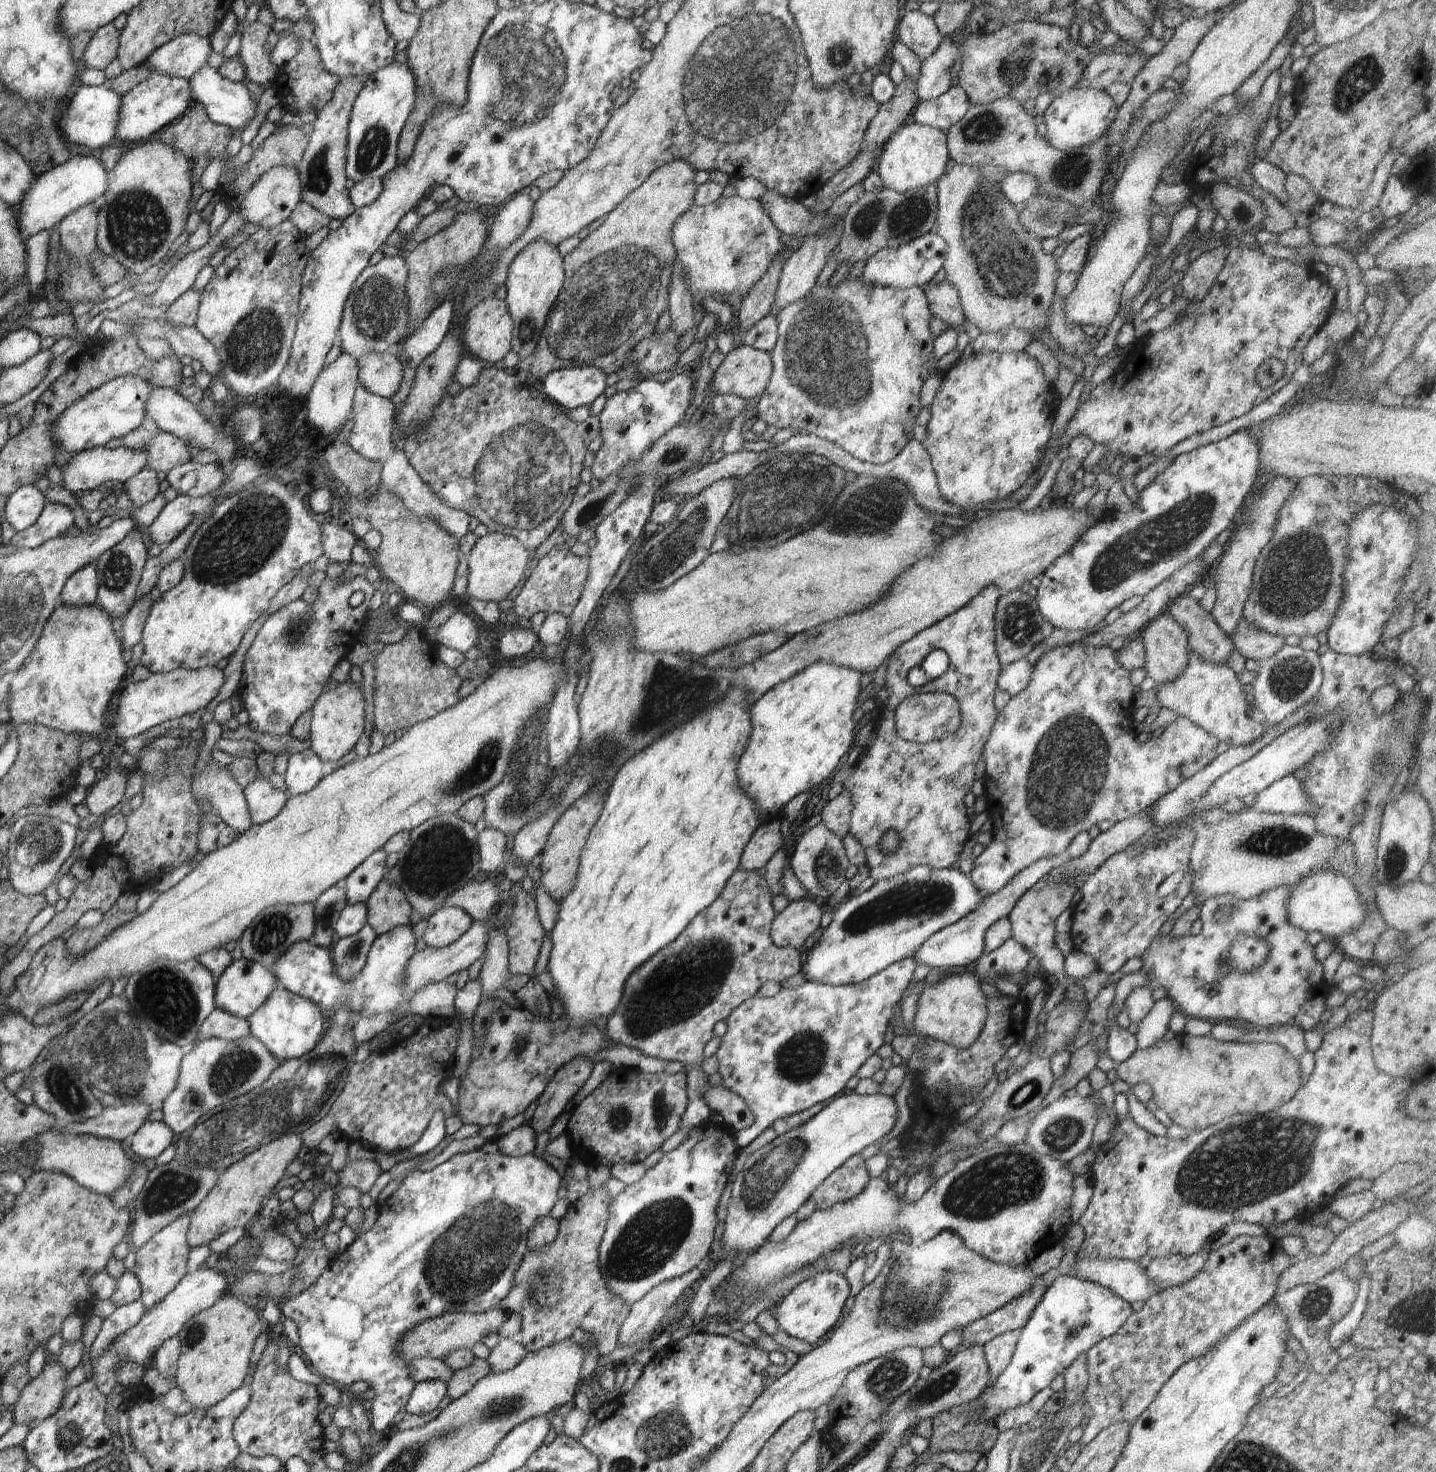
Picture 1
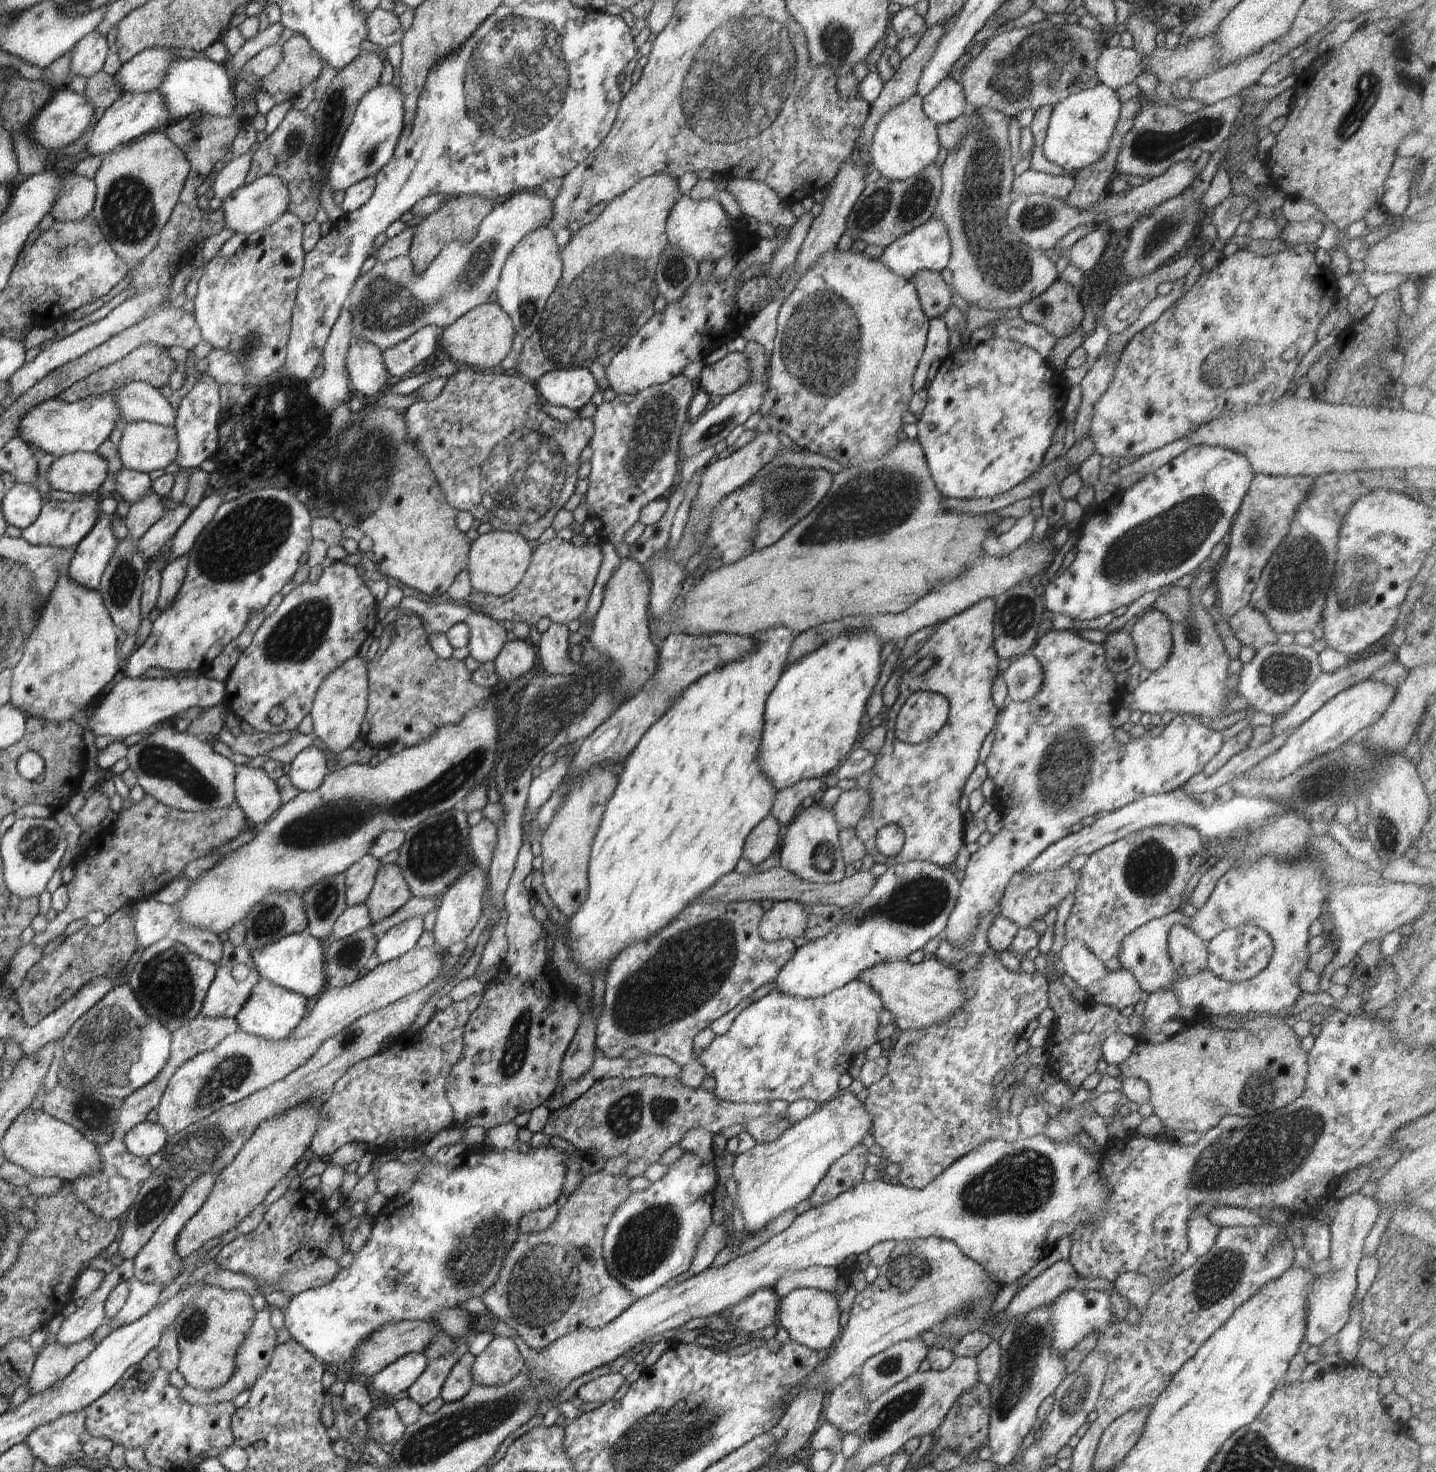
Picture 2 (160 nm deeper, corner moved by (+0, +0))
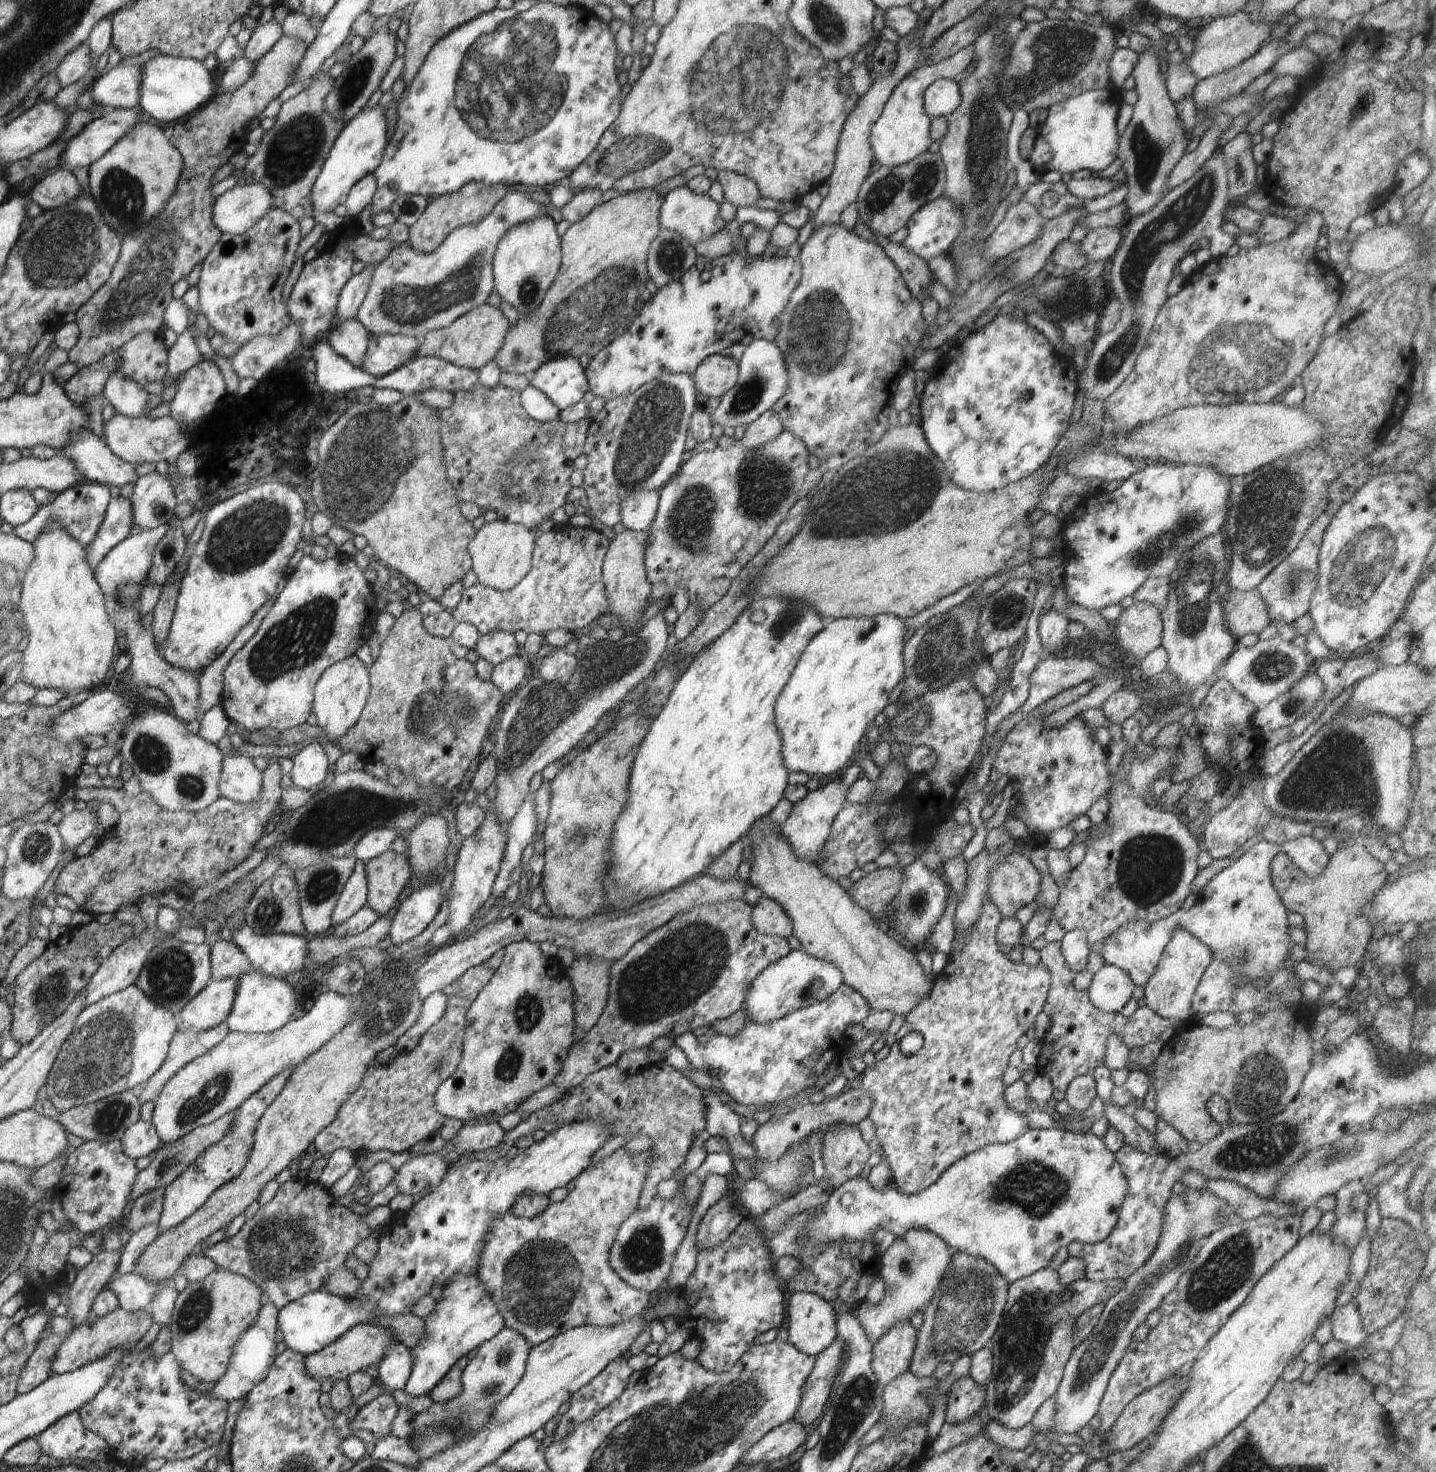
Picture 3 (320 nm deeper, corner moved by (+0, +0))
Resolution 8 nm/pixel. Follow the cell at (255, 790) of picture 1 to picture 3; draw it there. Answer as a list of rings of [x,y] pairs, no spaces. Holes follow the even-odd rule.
[[[227,755],[222,761],[220,797],[235,803],[247,803],[261,795],[263,774],[244,755]]]

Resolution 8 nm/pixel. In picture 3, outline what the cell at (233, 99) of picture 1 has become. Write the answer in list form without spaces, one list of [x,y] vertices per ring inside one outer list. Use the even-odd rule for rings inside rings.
[[[158,53],[141,66],[142,92],[138,105],[156,120],[162,122],[180,120],[186,117],[186,114],[205,105],[214,94],[218,94],[217,86],[211,78],[210,71],[203,62]]]

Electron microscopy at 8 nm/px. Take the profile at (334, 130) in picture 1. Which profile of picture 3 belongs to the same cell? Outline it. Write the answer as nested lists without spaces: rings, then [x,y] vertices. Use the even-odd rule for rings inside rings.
[[[387,26],[369,36],[362,48],[352,54],[348,66],[339,77],[335,78],[332,90],[325,98],[325,109],[334,117],[345,122],[351,121],[362,111],[371,94],[378,90],[382,78],[390,68],[390,64],[396,60],[396,39],[397,36],[388,30]]]

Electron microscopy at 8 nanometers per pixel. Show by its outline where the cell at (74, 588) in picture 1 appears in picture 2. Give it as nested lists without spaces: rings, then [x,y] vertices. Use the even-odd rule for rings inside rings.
[[[103,512],[92,530],[74,547],[67,572],[90,590],[100,586],[102,573],[120,544],[121,540],[112,533],[112,521],[116,517],[120,518]]]

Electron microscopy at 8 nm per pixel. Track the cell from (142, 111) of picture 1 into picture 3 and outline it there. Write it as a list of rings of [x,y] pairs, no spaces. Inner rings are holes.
[[[110,108],[108,114],[90,121],[69,140],[59,156],[59,164],[71,171],[74,167],[87,167],[96,162],[117,140],[135,127],[141,120],[140,116],[135,108]]]

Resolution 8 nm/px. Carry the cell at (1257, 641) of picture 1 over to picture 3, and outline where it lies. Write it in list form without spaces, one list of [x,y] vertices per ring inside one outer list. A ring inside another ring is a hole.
[[[1230,588],[1222,609],[1228,630],[1237,640],[1247,634],[1258,635],[1270,622],[1266,603],[1257,589],[1242,592]]]

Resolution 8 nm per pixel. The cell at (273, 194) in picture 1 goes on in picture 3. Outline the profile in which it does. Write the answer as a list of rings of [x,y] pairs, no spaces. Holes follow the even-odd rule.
[[[262,184],[236,185],[213,204],[213,223],[221,233],[244,234],[273,206],[273,196]]]

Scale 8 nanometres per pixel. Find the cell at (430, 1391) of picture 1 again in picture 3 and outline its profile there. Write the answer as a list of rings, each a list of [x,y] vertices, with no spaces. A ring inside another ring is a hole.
[[[477,1272],[456,1275],[451,1283],[443,1286],[442,1296],[435,1303],[430,1316],[423,1318],[425,1331],[418,1344],[411,1348],[413,1365],[403,1390],[412,1397],[429,1394],[459,1358],[466,1357],[470,1350],[492,1340],[505,1327],[503,1316],[491,1296],[487,1295]]]

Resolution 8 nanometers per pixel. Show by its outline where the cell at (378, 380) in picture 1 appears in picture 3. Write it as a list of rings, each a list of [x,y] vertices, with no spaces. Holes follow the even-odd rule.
[[[354,318],[335,322],[328,330],[326,339],[334,352],[361,369],[369,335],[364,325]]]

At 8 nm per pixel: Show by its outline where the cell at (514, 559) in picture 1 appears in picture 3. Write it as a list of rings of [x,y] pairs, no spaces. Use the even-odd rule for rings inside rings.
[[[498,518],[484,523],[467,546],[477,582],[499,591],[514,588],[530,572],[536,538],[536,532],[516,523],[500,521]]]

